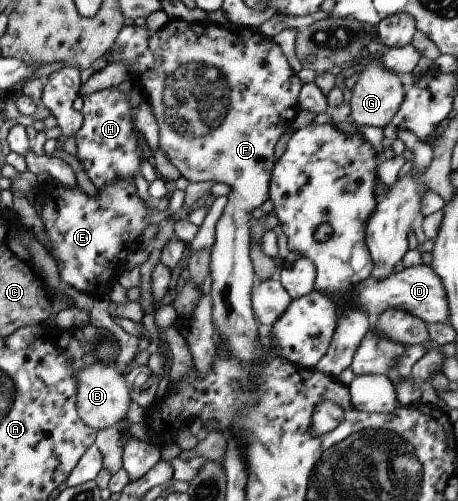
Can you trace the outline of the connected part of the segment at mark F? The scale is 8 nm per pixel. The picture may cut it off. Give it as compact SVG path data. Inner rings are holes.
M170 19L164 24L163 28L158 30L149 30L147 27L138 27L132 23L126 22L117 33L111 48L107 52L107 61L115 63L125 63L128 69L134 72L131 81L137 84L142 93L142 98L148 102L155 122L158 126L158 149L163 156L177 168L178 173L184 176L189 182L210 181L213 183L223 183L228 186L227 202L214 225L214 241L210 248L210 272L212 278L210 297L212 302L211 314L212 325L214 326L215 346L227 349L230 355L235 355L240 361L256 361L260 353L258 344L257 330L259 324L252 313L250 301L251 282L253 282L254 270L250 261L250 227L254 221L251 217L251 211L263 204L268 198L268 182L275 164L275 142L277 138L290 128L291 121L295 118L299 108L297 106L298 92L302 87L299 78L289 67L285 56L281 53L279 46L265 36L258 27L246 27L235 24L216 24L205 20L203 22L189 22L181 19Z

